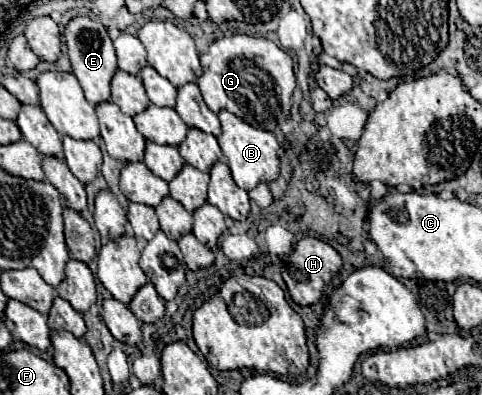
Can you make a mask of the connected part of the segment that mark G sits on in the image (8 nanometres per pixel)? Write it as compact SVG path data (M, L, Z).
M229 35L215 39L205 53L201 53L203 73L197 79L201 95L219 113L227 109L247 121L249 125L275 131L281 121L289 117L291 93L295 89L295 73L291 55L261 35Z

